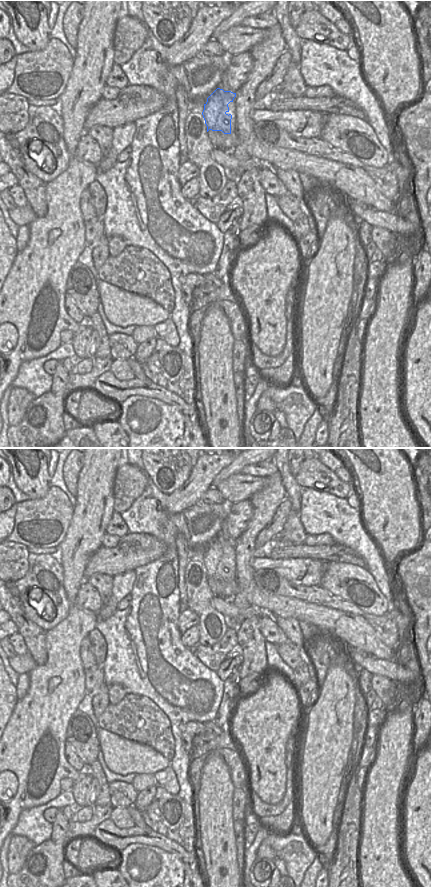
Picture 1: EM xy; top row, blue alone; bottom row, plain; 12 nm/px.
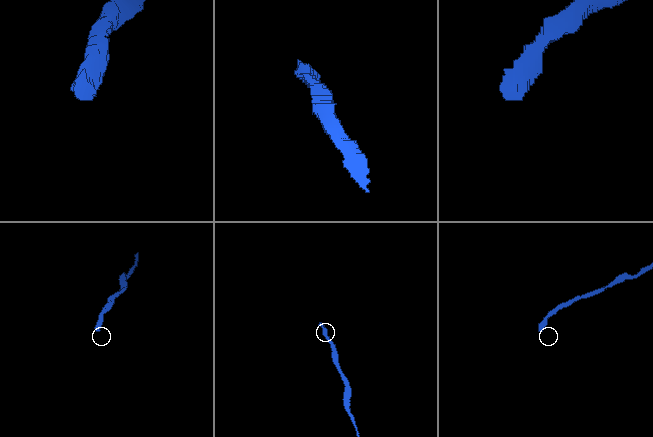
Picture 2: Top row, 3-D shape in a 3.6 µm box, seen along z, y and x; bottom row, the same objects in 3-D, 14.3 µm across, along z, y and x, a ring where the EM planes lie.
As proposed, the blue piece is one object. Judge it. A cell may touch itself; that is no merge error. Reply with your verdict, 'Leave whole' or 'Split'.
Split

